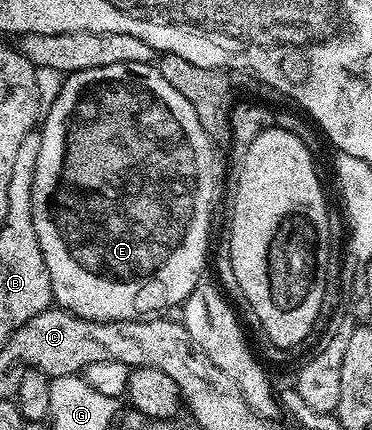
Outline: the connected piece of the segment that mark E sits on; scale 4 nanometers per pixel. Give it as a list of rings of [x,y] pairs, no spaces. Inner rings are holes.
[[[113,63],[109,67],[93,67],[89,71],[77,71],[70,74],[64,80],[61,87],[61,95],[53,103],[51,109],[46,110],[45,116],[41,121],[41,155],[37,155],[37,171],[33,179],[33,227],[37,231],[37,243],[41,243],[41,255],[45,255],[45,267],[49,271],[51,280],[51,296],[54,304],[61,309],[68,309],[73,315],[84,317],[90,321],[142,321],[150,319],[156,315],[166,314],[166,309],[182,306],[184,299],[187,298],[195,286],[200,284],[203,268],[207,265],[207,236],[211,233],[211,204],[215,201],[215,153],[216,150],[211,144],[211,140],[205,135],[201,127],[201,119],[197,119],[197,111],[189,107],[189,99],[161,75],[161,71],[154,64],[145,63]]]

